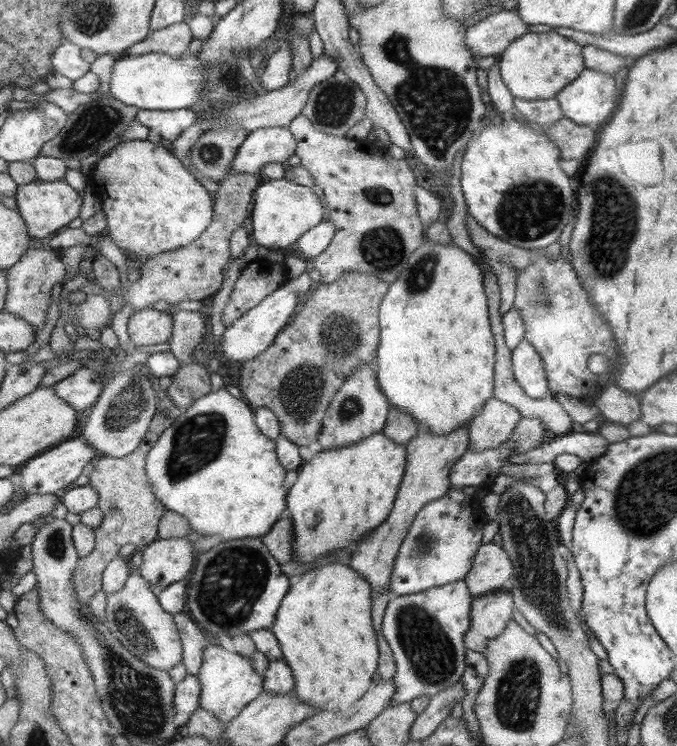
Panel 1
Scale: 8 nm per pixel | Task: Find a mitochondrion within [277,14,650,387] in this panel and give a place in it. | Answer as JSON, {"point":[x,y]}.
{"point":[436,103]}

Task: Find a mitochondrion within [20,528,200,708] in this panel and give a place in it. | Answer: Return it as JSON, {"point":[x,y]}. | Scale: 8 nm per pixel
{"point":[130,623]}

